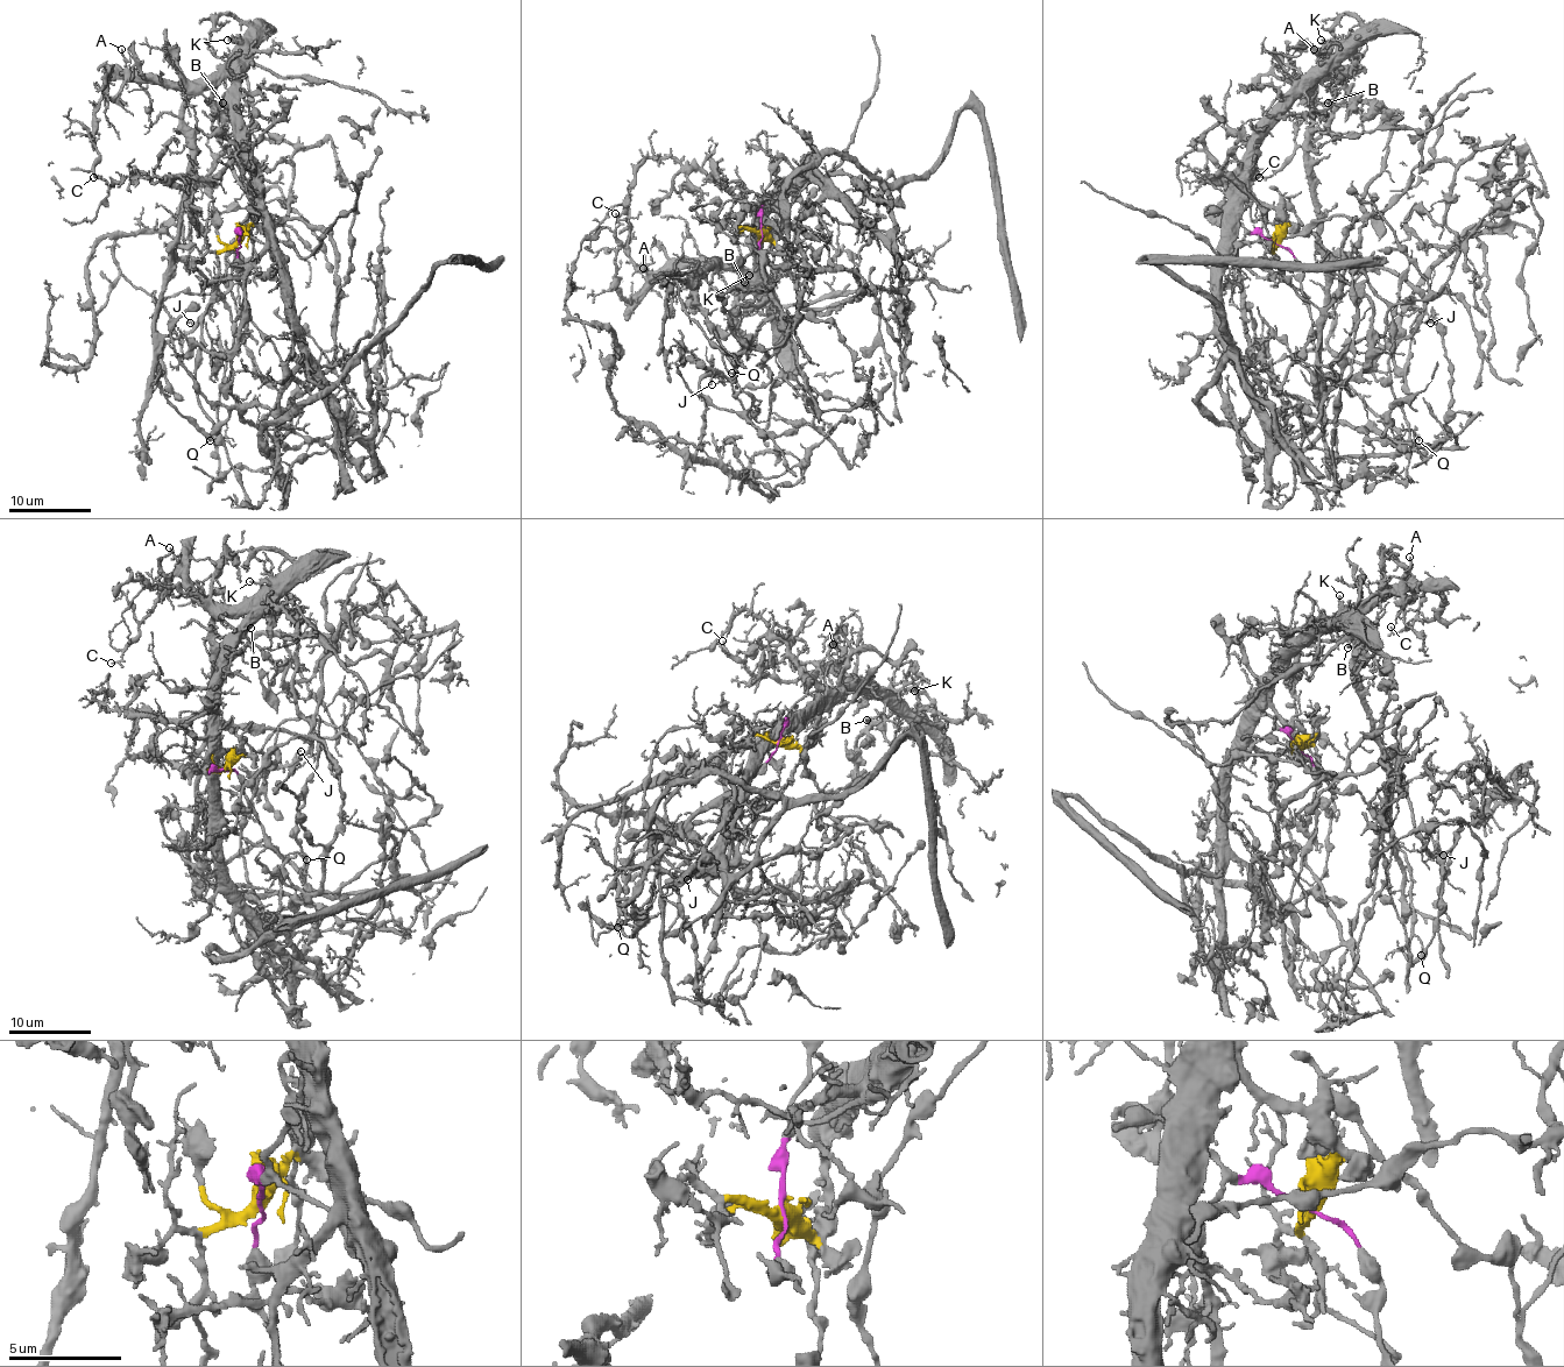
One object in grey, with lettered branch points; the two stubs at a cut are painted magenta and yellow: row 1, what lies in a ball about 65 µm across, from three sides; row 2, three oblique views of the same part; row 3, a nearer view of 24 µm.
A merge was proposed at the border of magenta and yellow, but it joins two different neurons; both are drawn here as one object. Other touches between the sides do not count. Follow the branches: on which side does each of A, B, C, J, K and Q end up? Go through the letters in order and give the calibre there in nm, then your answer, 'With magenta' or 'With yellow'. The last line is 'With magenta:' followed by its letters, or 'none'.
A: Thickness 130 nm. With yellow
B: Thickness 150 nm. With yellow
C: Thickness 100 nm. With yellow
J: Thickness 160 nm. With yellow
K: Thickness 180 nm. With yellow
Q: Thickness 180 nm. With yellow
With magenta: none

